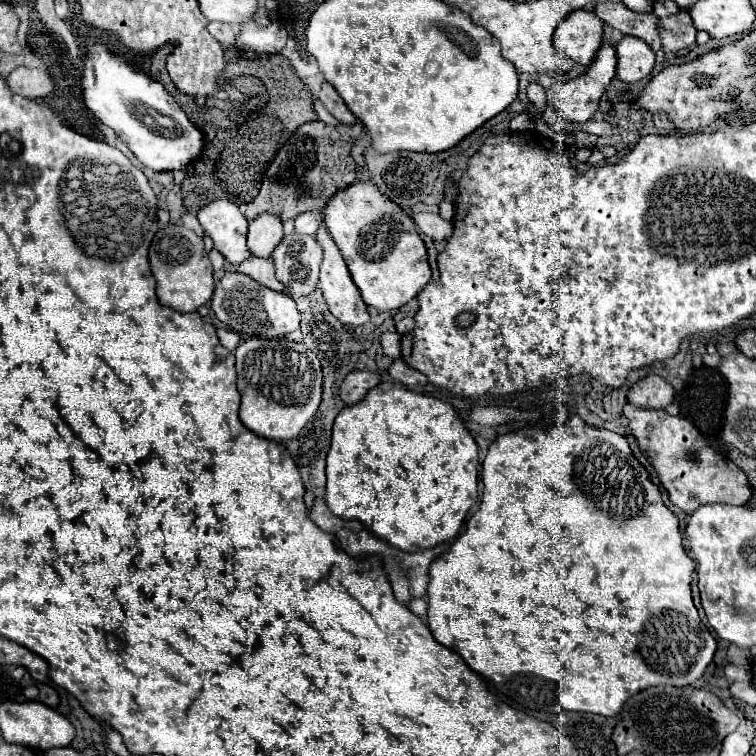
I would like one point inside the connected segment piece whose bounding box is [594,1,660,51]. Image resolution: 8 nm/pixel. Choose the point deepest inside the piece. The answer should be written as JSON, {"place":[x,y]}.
{"place":[643,26]}

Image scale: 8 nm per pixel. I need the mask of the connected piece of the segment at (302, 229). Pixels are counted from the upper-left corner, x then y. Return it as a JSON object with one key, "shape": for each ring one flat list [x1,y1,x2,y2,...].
{"shape":[[308,211,308,213,300,213,294,221,294,231,298,233,316,233,316,229,320,229,324,221,324,213,322,211]]}

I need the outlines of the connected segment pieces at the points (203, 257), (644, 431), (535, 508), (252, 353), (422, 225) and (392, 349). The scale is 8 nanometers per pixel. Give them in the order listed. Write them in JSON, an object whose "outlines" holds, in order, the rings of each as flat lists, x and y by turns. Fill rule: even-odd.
{"outlines":[[[174,223,166,225,164,229,158,229,150,243,148,259,152,275,156,279,156,297,160,305,166,305,180,313,192,313,198,311,200,305,210,301,214,293,212,263,204,249,202,237,198,237,194,231]],[[624,403,624,415,642,455,656,467,658,479,668,491,670,501,684,513,692,515,694,509,704,503,744,505,750,499,752,487,744,471,728,457,714,451,688,419,680,415,672,417,662,409,640,409,628,403]],[[578,415,571,416,568,423,550,427,550,431,522,429,516,433,506,433,488,447,488,455,482,463,482,483,484,489,478,513,470,517,464,533,454,541,452,549,430,565,428,627,440,645,456,649,472,671,488,679,500,693,518,697,518,705,530,711,552,711,552,705,560,703,566,711,614,717,620,713,622,705,642,689,652,685,684,687,702,677,714,657,716,639,702,625,692,603,690,581,694,561,682,547,676,515,664,505,658,487,650,481,646,469,632,455,626,437,606,429,594,429]],[[260,337,240,343,234,355,238,371,238,391,242,395,240,421,256,435,272,441,288,441,298,437,302,427,320,405,320,359,304,343]],[[418,213,418,229,434,241,446,241,452,235,452,223,436,213]],[[387,332,381,336,382,349,384,349,384,355,390,357,392,361,398,361,400,359,400,335,394,332]]]}

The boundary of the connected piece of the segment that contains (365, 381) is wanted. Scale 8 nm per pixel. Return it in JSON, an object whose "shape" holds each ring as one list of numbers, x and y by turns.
{"shape":[[352,371,346,375,340,387,340,399,346,405,358,403,372,387,380,383,380,375,374,371]]}

